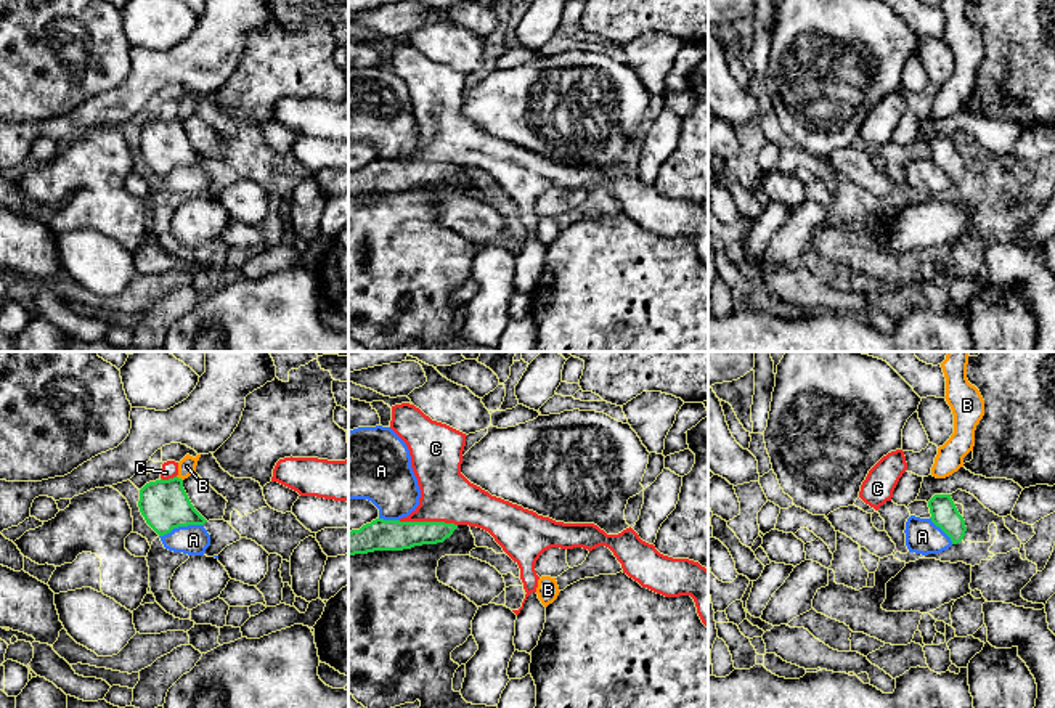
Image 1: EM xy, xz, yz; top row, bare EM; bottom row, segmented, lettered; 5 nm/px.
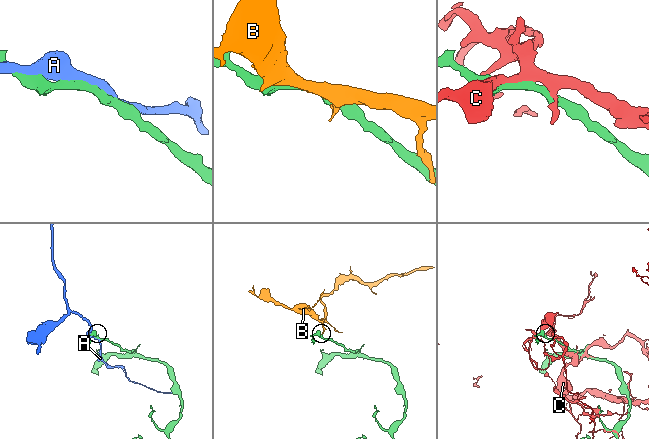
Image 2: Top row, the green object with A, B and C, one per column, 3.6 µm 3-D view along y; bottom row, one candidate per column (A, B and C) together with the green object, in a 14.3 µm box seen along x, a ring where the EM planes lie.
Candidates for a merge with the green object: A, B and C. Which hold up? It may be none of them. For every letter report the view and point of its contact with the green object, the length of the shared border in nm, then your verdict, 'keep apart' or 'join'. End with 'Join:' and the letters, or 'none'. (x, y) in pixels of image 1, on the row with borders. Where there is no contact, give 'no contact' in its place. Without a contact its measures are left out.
A: xy (180, 525) | 240 nm | keep apart
B: xy (180, 479) | 40 nm | keep apart
C: xz (427, 522) | 300 nm | keep apart
Join: none

